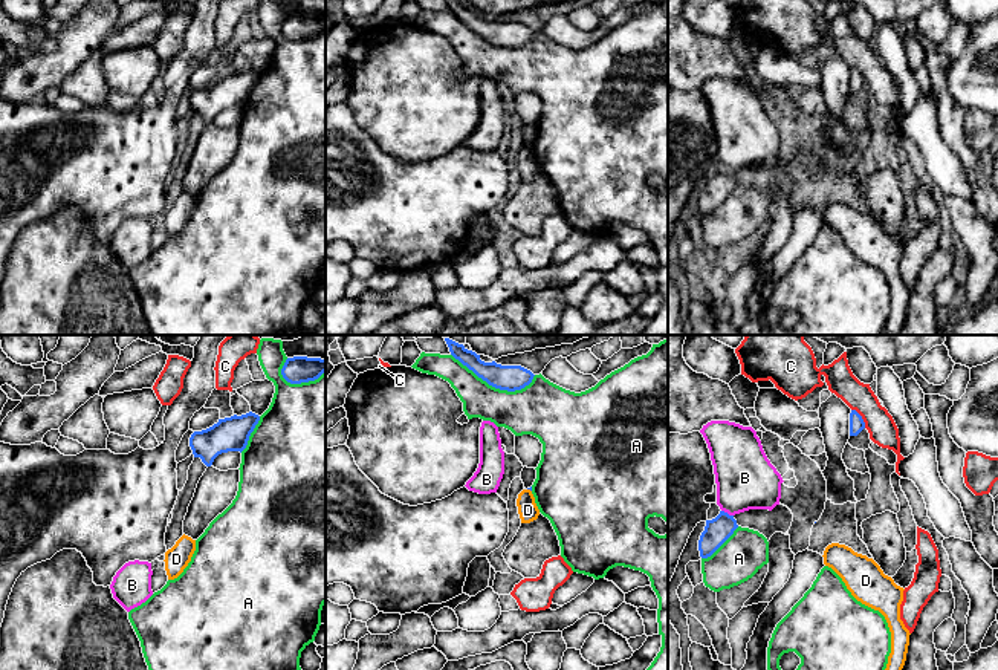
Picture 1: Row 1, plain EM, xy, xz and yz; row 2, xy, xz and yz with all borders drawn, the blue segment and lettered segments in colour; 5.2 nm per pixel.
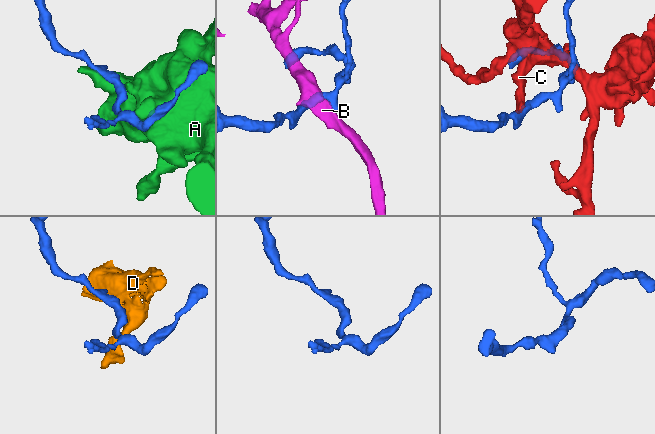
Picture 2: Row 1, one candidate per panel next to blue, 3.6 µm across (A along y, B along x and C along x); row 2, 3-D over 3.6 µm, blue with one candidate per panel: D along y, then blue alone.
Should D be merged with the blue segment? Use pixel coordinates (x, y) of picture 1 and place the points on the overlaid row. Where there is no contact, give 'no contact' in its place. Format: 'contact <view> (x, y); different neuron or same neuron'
contact xz (529, 488); different neuron

